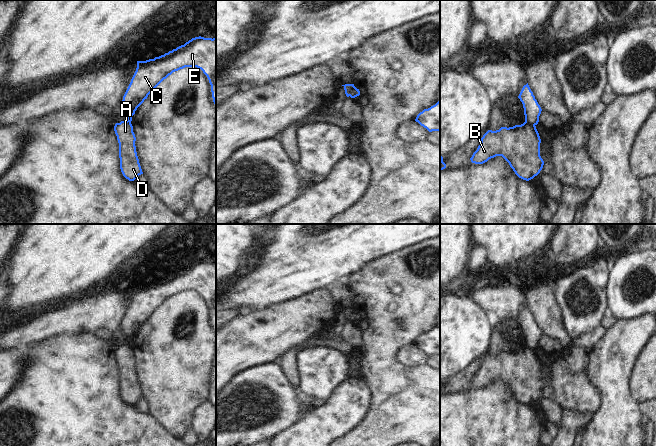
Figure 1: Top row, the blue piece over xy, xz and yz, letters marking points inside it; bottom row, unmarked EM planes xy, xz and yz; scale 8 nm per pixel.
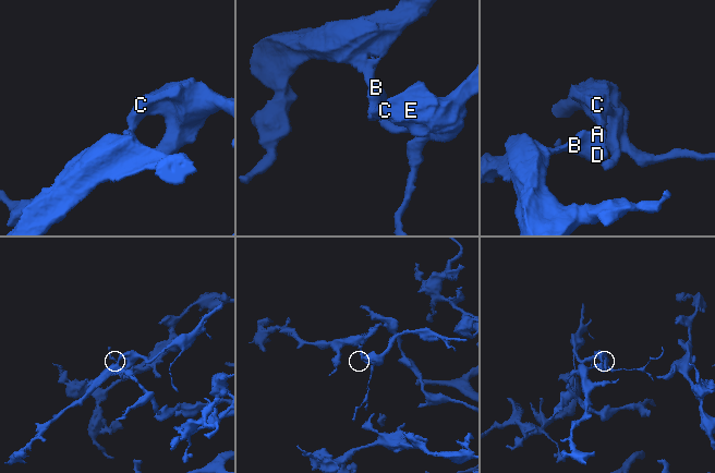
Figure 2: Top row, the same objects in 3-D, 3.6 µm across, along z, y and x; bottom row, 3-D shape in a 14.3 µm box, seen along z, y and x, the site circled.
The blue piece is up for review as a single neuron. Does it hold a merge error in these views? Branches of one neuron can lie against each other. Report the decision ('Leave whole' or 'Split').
Split

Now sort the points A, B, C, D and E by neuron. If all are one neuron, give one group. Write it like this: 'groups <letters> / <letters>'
groups A B D / C E

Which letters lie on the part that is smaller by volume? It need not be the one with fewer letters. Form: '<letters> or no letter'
C, E

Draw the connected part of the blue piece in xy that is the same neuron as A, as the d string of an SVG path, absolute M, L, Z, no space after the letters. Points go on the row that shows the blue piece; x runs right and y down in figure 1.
M121 121L115 124L114 131L119 143L121 172L126 179L134 181L143 172L136 152L133 126L129 121Z

